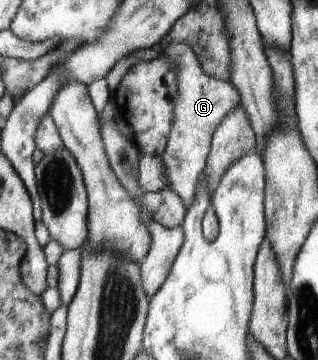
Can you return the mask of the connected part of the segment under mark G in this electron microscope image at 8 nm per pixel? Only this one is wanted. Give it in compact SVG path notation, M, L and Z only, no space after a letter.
M167 43L161 53L169 61L175 61L177 67L177 97L173 101L175 121L171 127L167 147L160 155L165 165L163 175L167 179L167 185L171 187L169 191L177 193L184 206L188 208L195 199L198 177L207 165L213 133L221 125L225 115L229 115L235 109L235 105L241 105L241 97L233 84L205 75L199 59L193 55L189 45Z

